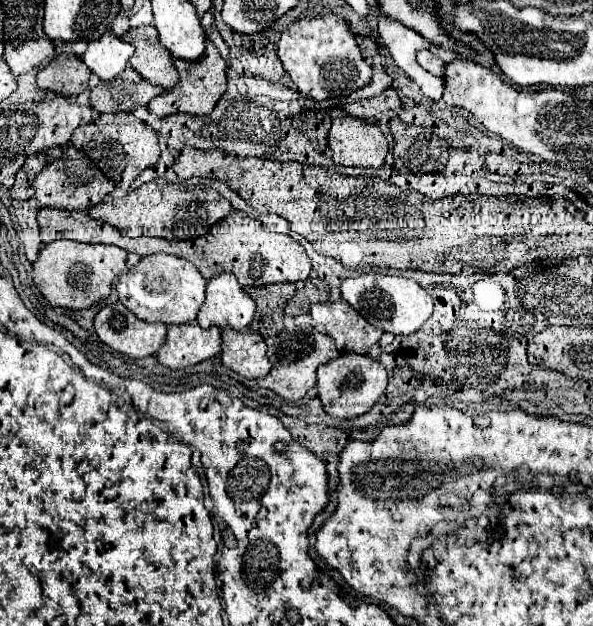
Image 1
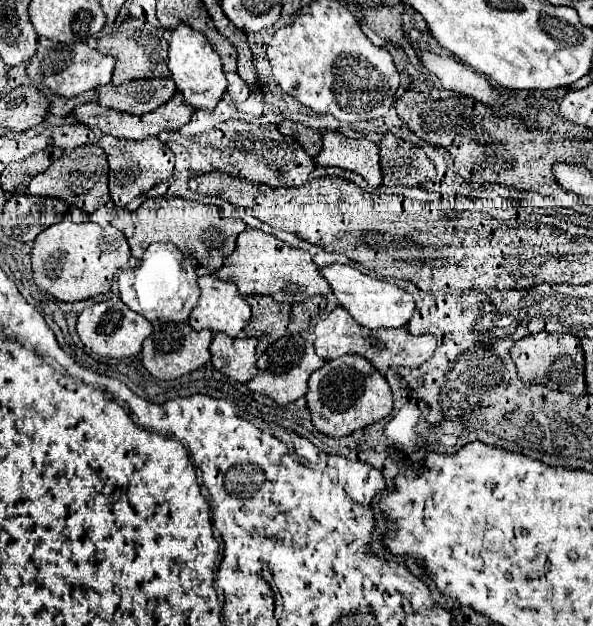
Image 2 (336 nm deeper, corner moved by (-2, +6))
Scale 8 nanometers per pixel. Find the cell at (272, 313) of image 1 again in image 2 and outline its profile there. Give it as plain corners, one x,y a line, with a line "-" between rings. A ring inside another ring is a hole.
248,295
246,301
252,307
252,319
244,329
246,337
268,339
270,343
286,335
290,303
280,303
272,297

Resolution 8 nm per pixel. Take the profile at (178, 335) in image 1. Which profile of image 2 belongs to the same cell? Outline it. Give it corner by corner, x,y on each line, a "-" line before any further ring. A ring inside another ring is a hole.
186,321
182,323
154,323
154,331
144,341
142,347
142,365
156,377
156,379
178,379
210,361
210,341
214,333
208,329
194,331

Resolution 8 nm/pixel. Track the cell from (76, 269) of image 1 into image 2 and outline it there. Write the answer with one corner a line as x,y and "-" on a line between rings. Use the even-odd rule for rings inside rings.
60,221
48,229
44,229
32,247
32,271
34,283
54,295
58,301
84,301
110,291
114,275
128,263
130,247
126,237
106,225
100,227
96,223
72,223

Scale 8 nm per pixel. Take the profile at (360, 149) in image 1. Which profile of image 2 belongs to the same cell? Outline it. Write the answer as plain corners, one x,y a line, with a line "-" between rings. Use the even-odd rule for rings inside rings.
340,131
324,133
324,147
316,157
316,163
322,167
342,167
362,175
368,185
378,187
382,183
380,173
380,143
378,139
350,139

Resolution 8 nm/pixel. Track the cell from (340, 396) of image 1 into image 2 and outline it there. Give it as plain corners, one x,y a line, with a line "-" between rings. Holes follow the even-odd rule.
342,355
326,361
322,369
316,369
308,379
306,399
314,427
330,437
350,435
392,411
392,391
386,377
360,355

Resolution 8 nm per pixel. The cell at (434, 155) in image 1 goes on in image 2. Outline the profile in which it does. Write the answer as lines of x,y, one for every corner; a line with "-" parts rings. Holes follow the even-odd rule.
388,133
382,141
382,183
392,185
422,185
436,171
436,165
428,159
426,151
412,143

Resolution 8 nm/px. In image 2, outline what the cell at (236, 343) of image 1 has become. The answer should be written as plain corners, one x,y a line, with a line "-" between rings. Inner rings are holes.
216,333
210,345
212,365
236,379
236,381
250,381
256,371
256,339
254,337
228,337
226,333

